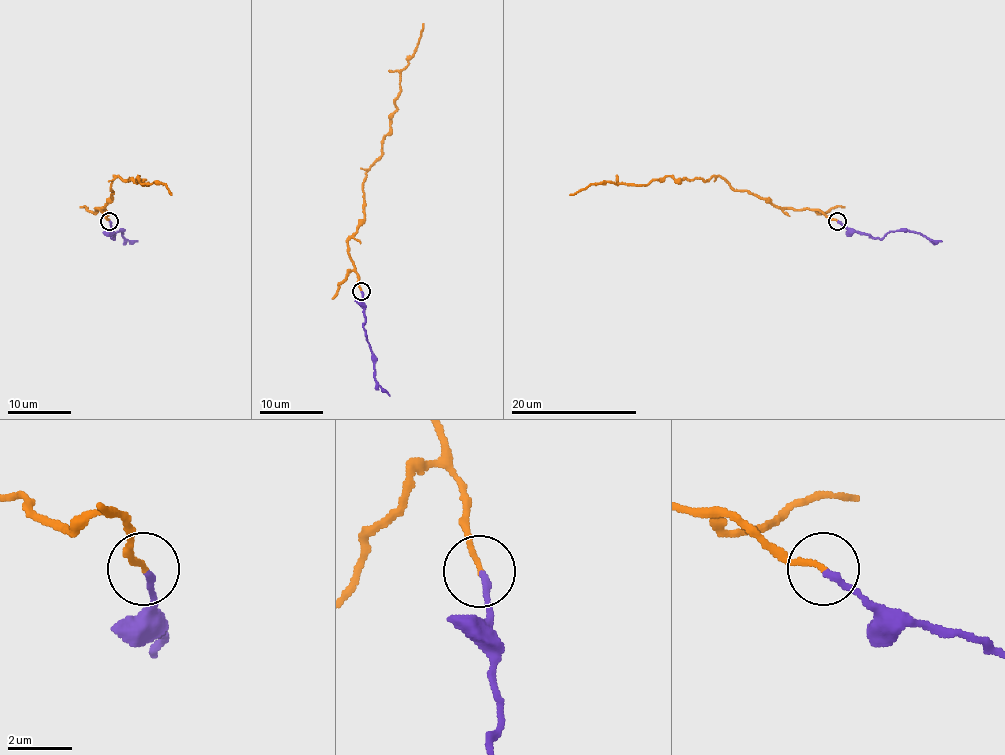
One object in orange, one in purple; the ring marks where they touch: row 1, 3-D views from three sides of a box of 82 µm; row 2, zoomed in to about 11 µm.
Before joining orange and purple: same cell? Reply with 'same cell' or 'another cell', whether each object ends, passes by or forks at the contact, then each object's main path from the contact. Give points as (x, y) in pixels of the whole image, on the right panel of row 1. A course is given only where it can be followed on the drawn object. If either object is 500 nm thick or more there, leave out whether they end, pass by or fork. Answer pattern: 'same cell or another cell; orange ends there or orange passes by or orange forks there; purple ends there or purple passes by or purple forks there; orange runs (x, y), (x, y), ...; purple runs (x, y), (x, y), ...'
another cell; orange ends there; purple ends there; orange runs (838, 221), (817, 210), (779, 208), (733, 189), (719, 177), (594, 183), (569, 194); purple runs (838, 221), (850, 229), (882, 238), (891, 230), (913, 230), (942, 241)

